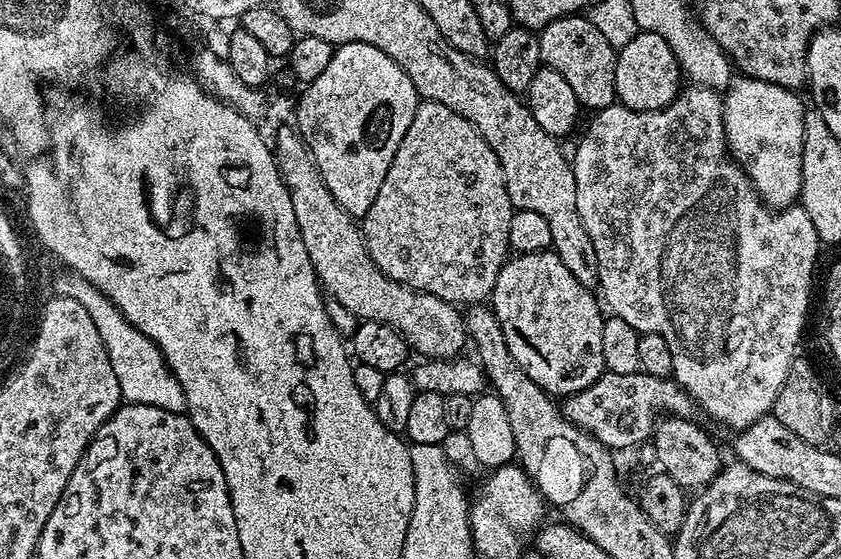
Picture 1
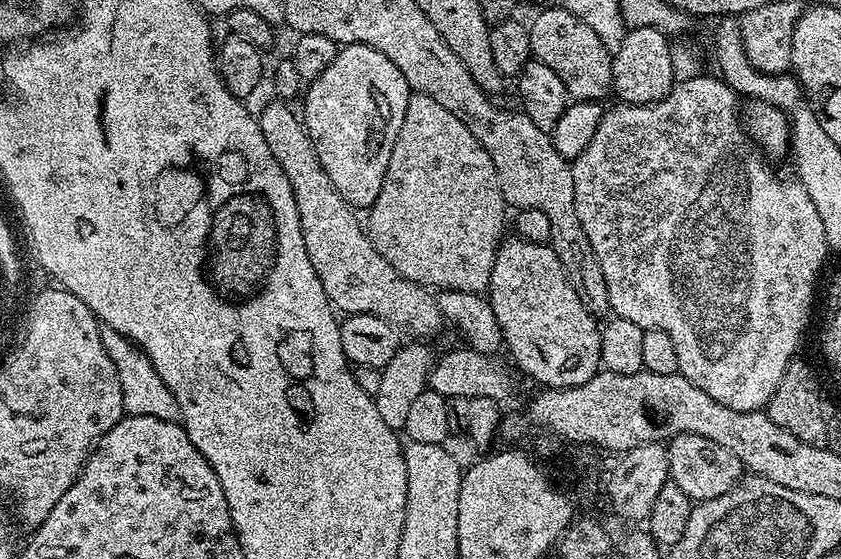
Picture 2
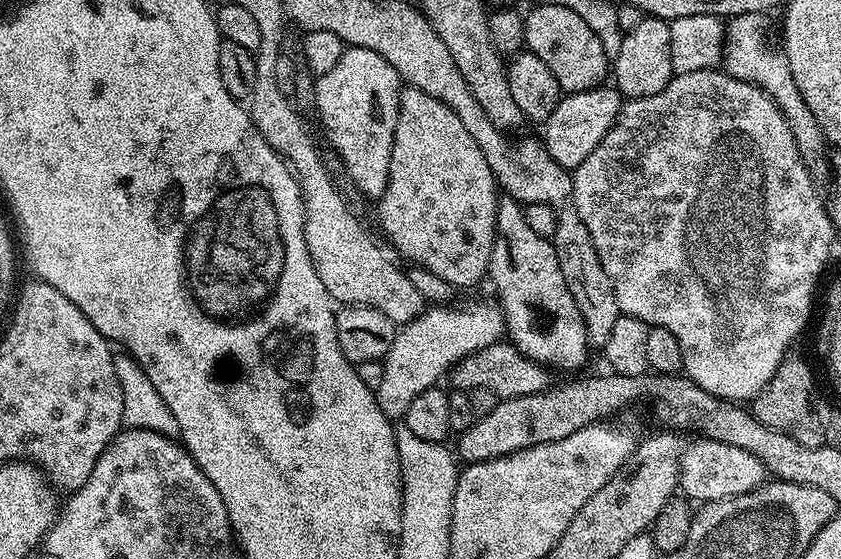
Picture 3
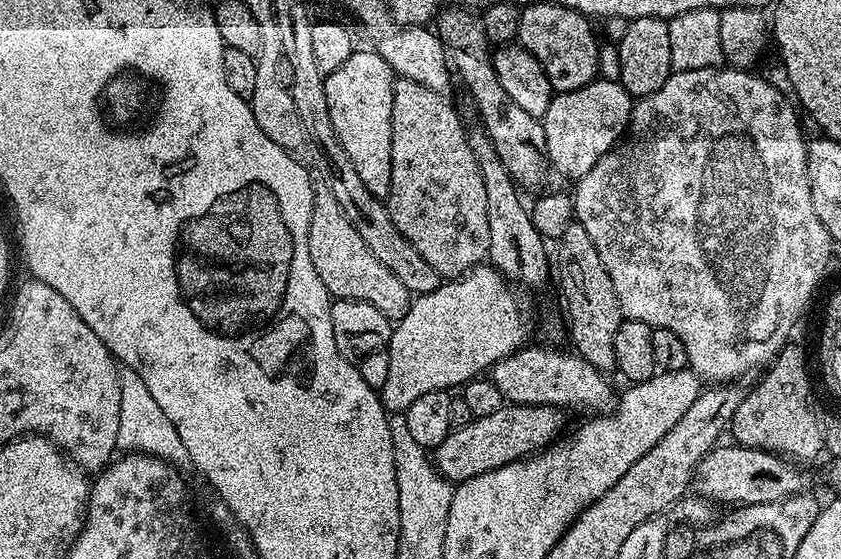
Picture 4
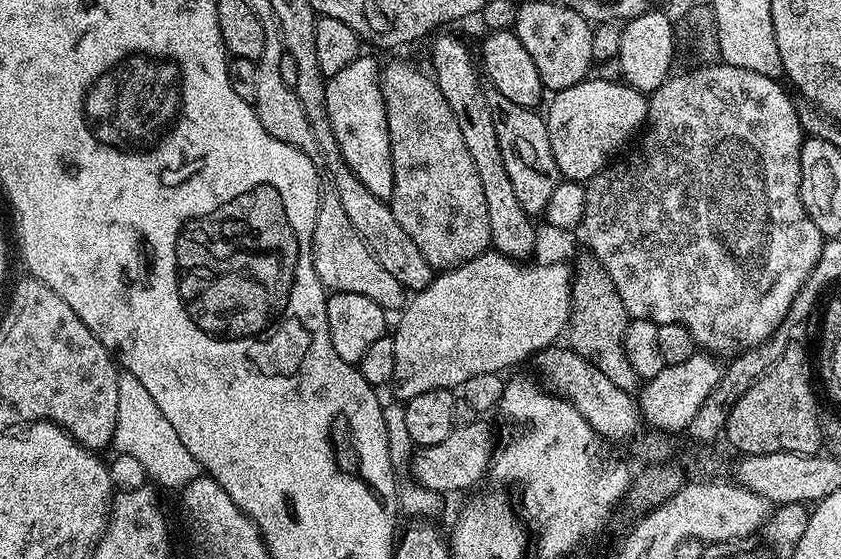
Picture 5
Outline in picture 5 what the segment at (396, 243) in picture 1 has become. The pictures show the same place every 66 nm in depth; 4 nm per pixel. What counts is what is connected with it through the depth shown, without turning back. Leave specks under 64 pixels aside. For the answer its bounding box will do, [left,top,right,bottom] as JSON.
[380,60,492,270]

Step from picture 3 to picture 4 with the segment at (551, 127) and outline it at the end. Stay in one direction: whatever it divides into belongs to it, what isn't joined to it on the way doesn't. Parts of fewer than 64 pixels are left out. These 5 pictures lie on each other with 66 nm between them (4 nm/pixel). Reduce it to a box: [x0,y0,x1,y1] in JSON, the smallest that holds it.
[542,80,634,182]

